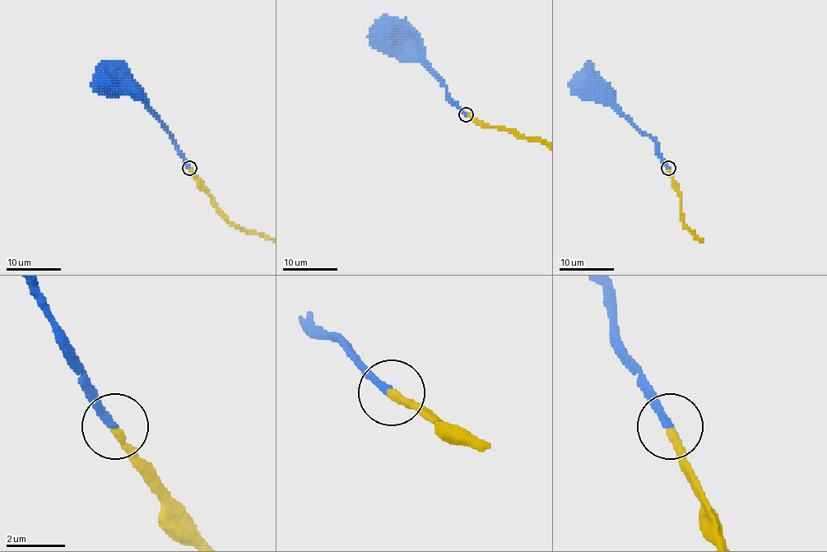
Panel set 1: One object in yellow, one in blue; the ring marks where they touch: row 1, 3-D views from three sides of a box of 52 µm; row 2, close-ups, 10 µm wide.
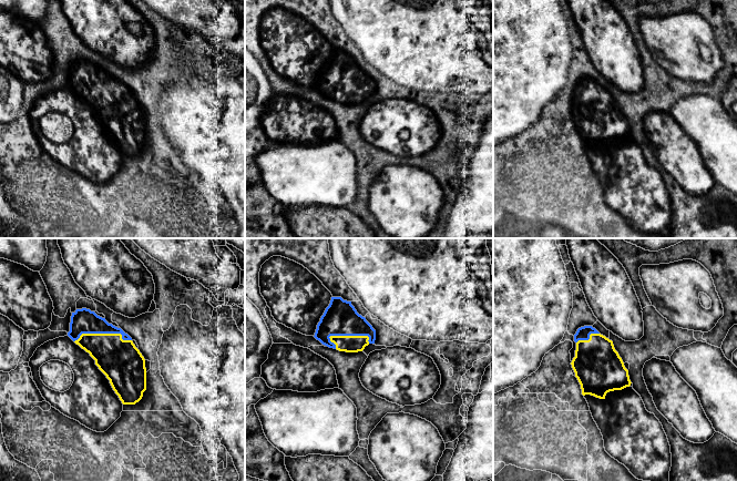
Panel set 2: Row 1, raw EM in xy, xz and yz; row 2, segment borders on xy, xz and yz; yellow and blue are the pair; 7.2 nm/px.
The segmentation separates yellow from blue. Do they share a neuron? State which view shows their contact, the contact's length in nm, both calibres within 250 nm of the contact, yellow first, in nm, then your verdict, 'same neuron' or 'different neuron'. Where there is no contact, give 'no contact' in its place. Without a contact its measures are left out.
meets yellow in xy; contact 420 nm long; 300 nm thick on the yellow side, 180 nm on the other; same neuron

